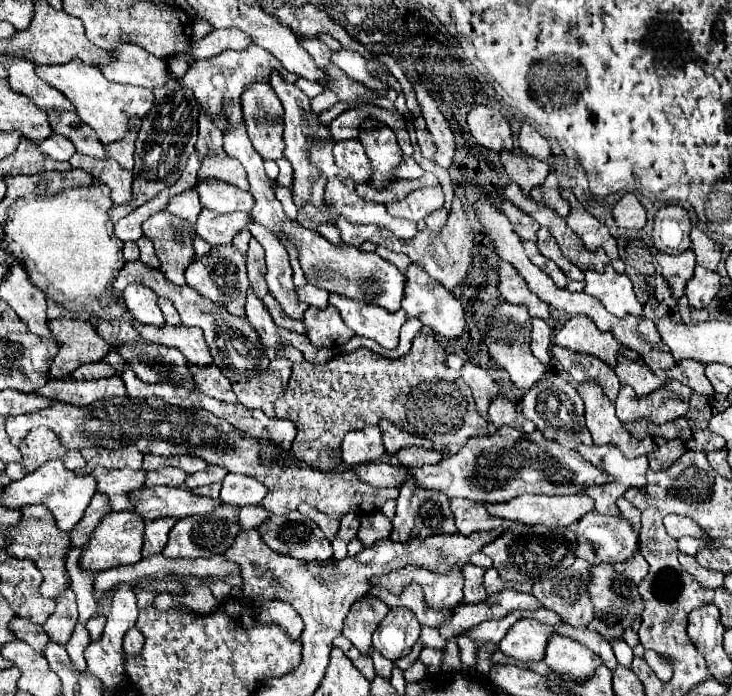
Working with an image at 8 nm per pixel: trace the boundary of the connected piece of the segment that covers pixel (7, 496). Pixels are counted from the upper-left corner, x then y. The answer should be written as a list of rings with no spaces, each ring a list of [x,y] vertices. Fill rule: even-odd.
[[[52,459],[52,461],[44,463],[42,467],[38,467],[36,471],[32,471],[30,475],[26,475],[24,479],[12,481],[2,491],[2,501],[10,509],[20,509],[20,507],[26,507],[26,505],[44,503],[54,513],[54,519],[56,519],[58,527],[62,531],[70,531],[82,519],[82,515],[84,515],[84,511],[86,511],[94,493],[96,493],[96,481],[90,479],[90,475],[80,477],[80,475],[72,473],[70,469],[66,469],[64,463],[60,463],[58,459]]]

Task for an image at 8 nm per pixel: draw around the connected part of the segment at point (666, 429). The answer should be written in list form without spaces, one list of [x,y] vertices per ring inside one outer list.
[[[672,419],[672,423],[664,423],[664,425],[654,425],[648,423],[646,425],[646,433],[652,437],[664,437],[664,439],[680,439],[680,441],[688,441],[692,431],[686,423],[686,419]]]

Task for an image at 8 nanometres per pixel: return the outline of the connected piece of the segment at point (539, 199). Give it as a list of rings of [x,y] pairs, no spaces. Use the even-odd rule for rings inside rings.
[[[550,173],[544,181],[544,185],[536,187],[530,195],[532,199],[536,199],[536,203],[542,203],[546,207],[552,207],[562,219],[568,217],[568,211],[570,211],[570,205],[560,197],[560,187],[558,187],[558,177],[556,173]]]

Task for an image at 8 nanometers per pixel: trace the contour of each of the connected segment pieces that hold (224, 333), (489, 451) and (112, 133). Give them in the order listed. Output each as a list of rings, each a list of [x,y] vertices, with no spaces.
[[[132,261],[132,263],[126,263],[126,267],[120,271],[120,275],[116,277],[114,281],[114,291],[120,293],[124,291],[126,285],[130,283],[144,283],[146,287],[150,287],[152,291],[156,291],[158,295],[170,299],[176,307],[176,311],[180,313],[180,319],[182,319],[182,325],[186,327],[200,327],[202,333],[204,333],[204,339],[208,343],[208,349],[210,349],[210,355],[214,359],[214,365],[220,367],[220,371],[224,371],[224,375],[232,381],[232,383],[238,383],[238,381],[244,381],[244,379],[252,379],[254,375],[260,375],[262,371],[268,369],[268,357],[264,353],[264,347],[262,347],[262,341],[258,339],[256,331],[250,327],[248,319],[240,319],[240,317],[234,317],[230,315],[228,311],[224,311],[222,305],[218,303],[212,303],[210,299],[204,299],[202,295],[198,295],[192,287],[184,285],[184,287],[178,287],[174,283],[170,283],[158,269],[152,269],[148,265],[144,265],[142,261]]]
[[[502,427],[492,435],[480,435],[476,439],[470,439],[460,449],[460,453],[446,457],[442,459],[442,463],[436,465],[404,467],[402,463],[372,461],[356,465],[352,471],[372,487],[400,487],[410,477],[414,477],[420,489],[442,491],[450,499],[462,497],[478,503],[502,503],[524,493],[572,495],[582,493],[590,485],[602,485],[608,481],[608,475],[592,463],[584,461],[578,451],[544,439],[538,429],[526,435],[514,427]]]
[[[74,59],[64,65],[36,65],[36,73],[40,79],[56,87],[72,101],[72,105],[78,111],[78,117],[100,135],[100,141],[104,145],[124,139],[124,135],[130,131],[130,119],[132,117],[146,119],[154,103],[154,95],[150,89],[112,83],[100,73],[98,67],[86,65],[80,59]]]

